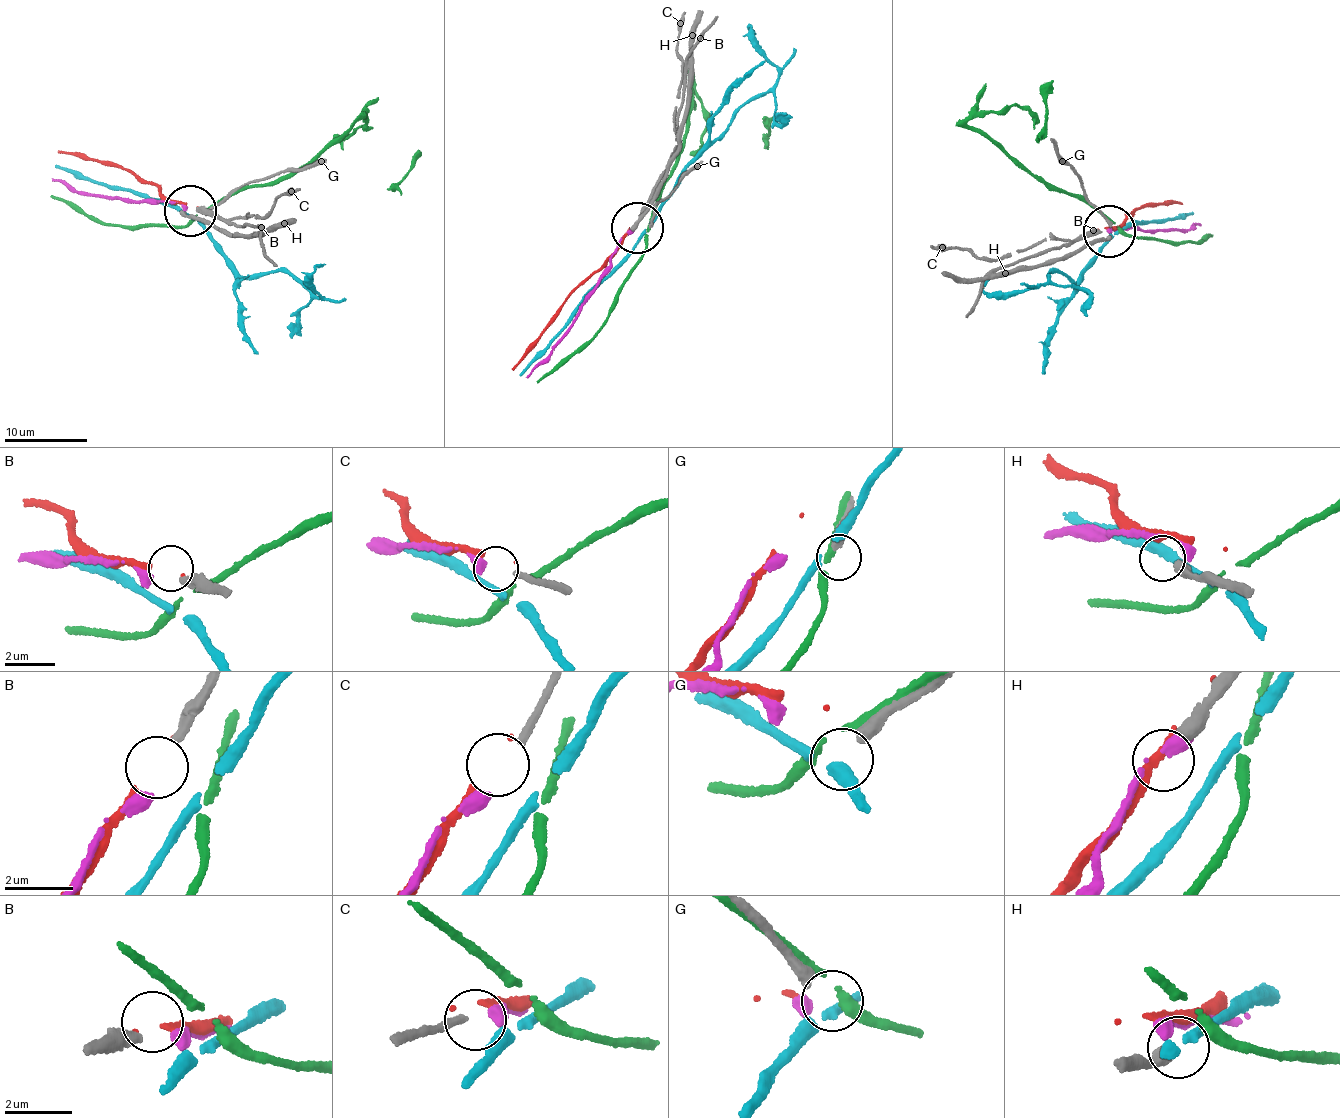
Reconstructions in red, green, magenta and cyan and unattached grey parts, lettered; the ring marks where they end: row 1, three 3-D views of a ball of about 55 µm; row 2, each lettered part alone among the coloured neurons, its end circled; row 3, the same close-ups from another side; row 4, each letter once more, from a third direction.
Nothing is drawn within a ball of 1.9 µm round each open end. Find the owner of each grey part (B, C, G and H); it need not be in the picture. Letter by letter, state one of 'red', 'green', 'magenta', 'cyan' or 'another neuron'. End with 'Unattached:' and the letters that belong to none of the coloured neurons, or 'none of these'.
B: red
C: magenta
G: another neuron
H: another neuron
Unattached: G, H

